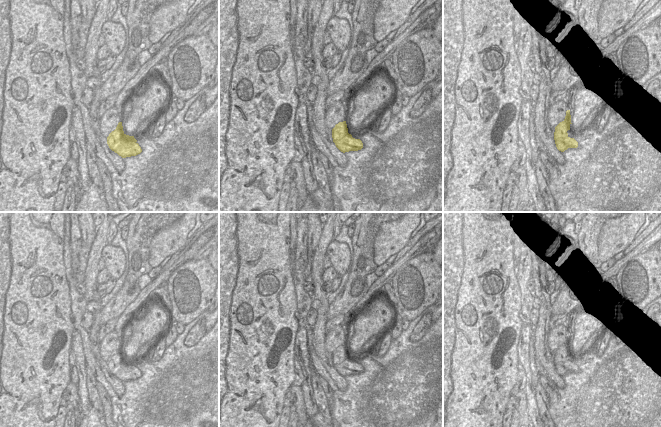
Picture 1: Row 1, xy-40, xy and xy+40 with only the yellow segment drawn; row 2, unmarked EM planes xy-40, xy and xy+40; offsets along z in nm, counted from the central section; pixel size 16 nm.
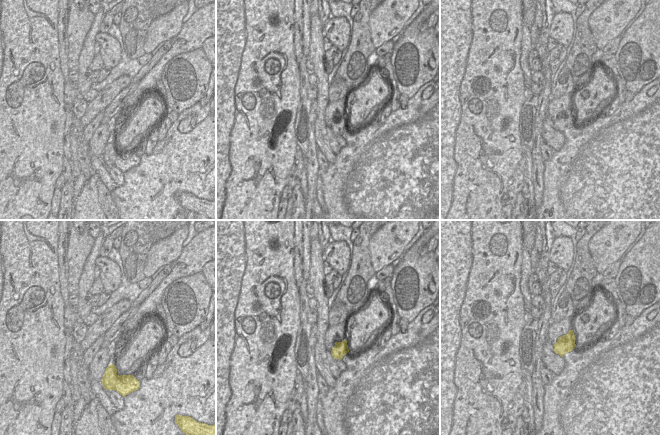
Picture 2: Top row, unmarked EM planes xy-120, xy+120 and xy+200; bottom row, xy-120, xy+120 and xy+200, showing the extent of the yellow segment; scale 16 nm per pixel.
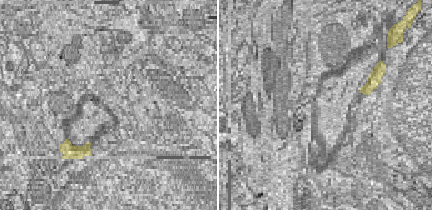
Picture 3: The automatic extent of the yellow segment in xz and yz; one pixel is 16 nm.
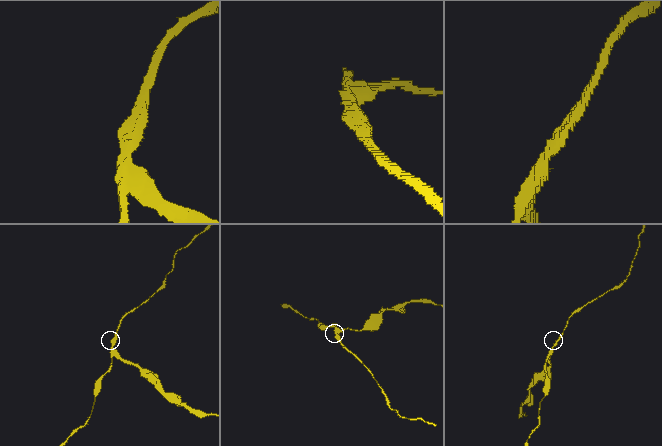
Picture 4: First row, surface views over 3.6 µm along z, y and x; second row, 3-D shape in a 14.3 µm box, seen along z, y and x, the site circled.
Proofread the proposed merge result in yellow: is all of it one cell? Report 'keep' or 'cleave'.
cleave

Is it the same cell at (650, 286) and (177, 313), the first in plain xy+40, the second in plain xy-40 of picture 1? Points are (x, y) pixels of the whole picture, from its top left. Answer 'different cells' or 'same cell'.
same cell

